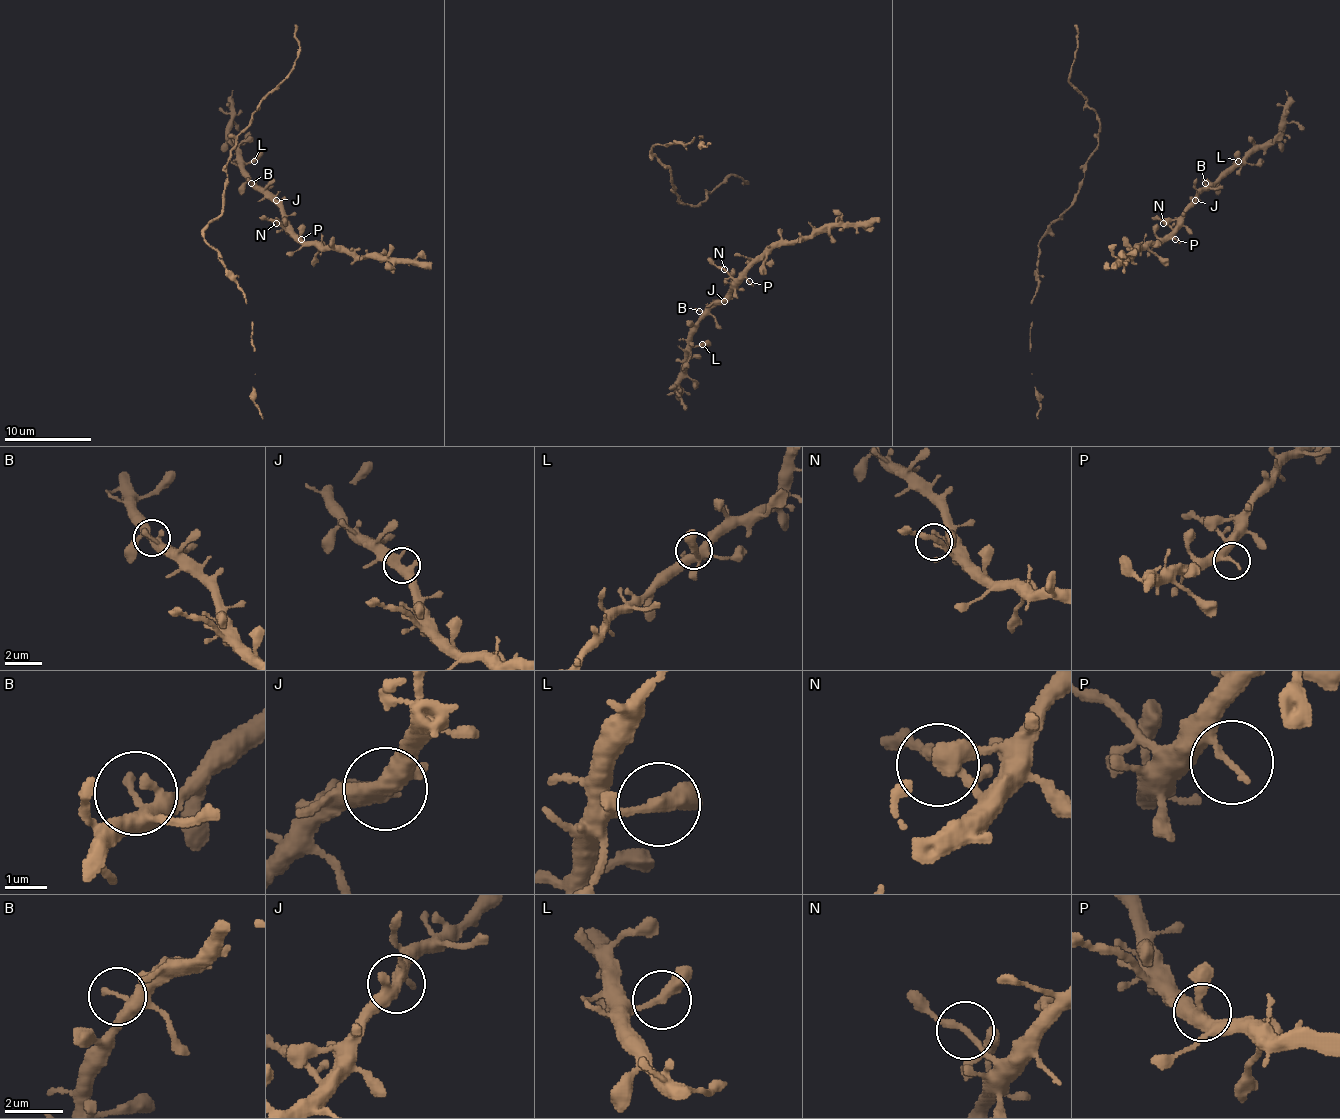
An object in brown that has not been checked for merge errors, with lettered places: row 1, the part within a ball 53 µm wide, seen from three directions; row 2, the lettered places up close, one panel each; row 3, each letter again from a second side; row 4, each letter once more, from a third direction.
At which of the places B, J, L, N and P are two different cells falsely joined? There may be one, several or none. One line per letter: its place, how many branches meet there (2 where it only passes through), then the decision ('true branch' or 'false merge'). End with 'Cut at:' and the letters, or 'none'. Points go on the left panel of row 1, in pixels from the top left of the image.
B: (251, 183) | 3 | true branch
J: (276, 200) | 3 | true branch
L: (254, 161) | 2 | true branch
N: (276, 223) | 4 | true branch
P: (301, 239) | 1 | true branch
Cut at: none

